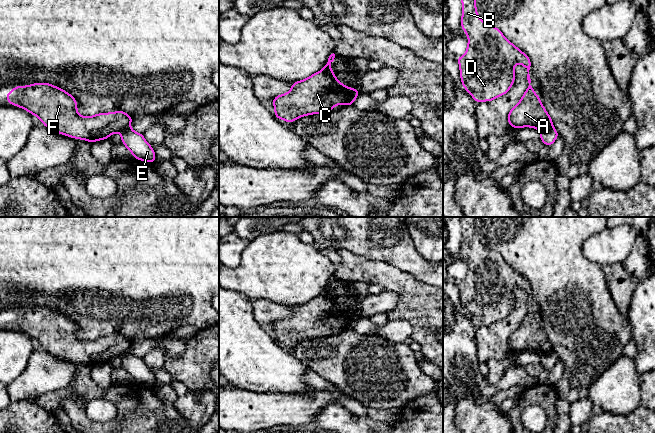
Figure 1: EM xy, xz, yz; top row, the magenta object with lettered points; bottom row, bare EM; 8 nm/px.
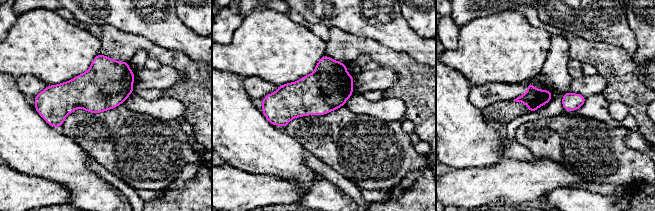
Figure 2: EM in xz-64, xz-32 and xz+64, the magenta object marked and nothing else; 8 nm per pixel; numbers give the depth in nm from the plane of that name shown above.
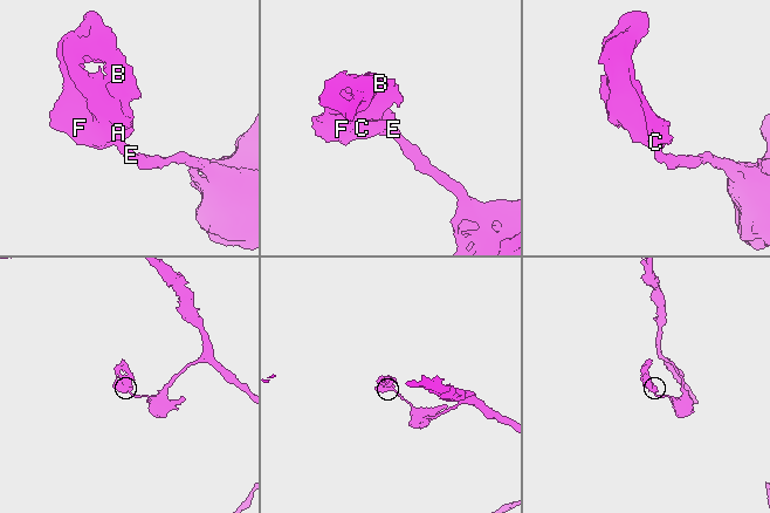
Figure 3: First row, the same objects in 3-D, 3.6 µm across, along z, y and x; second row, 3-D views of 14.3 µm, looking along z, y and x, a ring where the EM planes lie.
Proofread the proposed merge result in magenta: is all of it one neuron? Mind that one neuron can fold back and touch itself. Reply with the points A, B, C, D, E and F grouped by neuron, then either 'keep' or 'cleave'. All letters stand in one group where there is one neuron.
groups A B C D F / E; cleave

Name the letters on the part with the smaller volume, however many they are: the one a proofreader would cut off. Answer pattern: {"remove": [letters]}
{"remove": ["A", "B", "C", "D", "F"]}

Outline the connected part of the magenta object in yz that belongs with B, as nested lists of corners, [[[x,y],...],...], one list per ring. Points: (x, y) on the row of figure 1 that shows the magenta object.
[[[462,0],[461,27],[469,43],[466,55],[458,56],[457,61],[463,87],[474,101],[489,102],[507,93],[515,79],[513,67],[521,63],[527,69],[529,86],[519,103],[509,111],[509,125],[512,128],[534,127],[540,131],[553,127],[549,114],[530,85],[532,65],[529,57],[508,41],[498,28],[480,19],[475,0]]]

